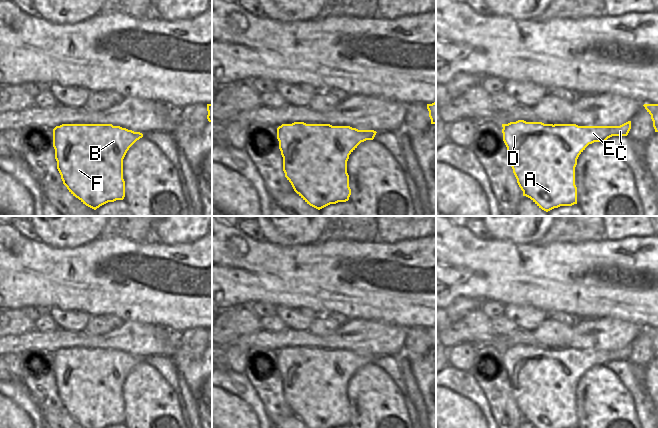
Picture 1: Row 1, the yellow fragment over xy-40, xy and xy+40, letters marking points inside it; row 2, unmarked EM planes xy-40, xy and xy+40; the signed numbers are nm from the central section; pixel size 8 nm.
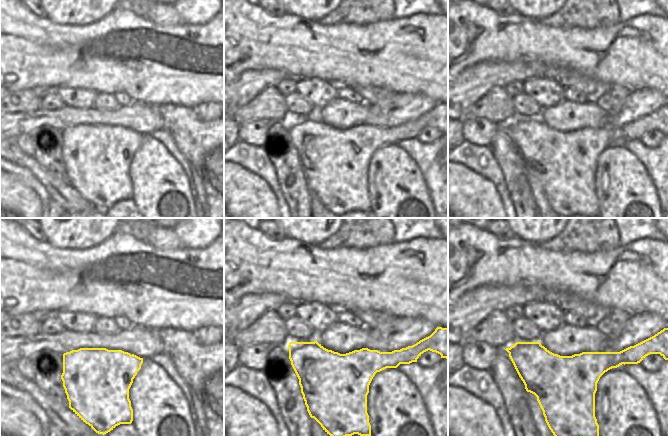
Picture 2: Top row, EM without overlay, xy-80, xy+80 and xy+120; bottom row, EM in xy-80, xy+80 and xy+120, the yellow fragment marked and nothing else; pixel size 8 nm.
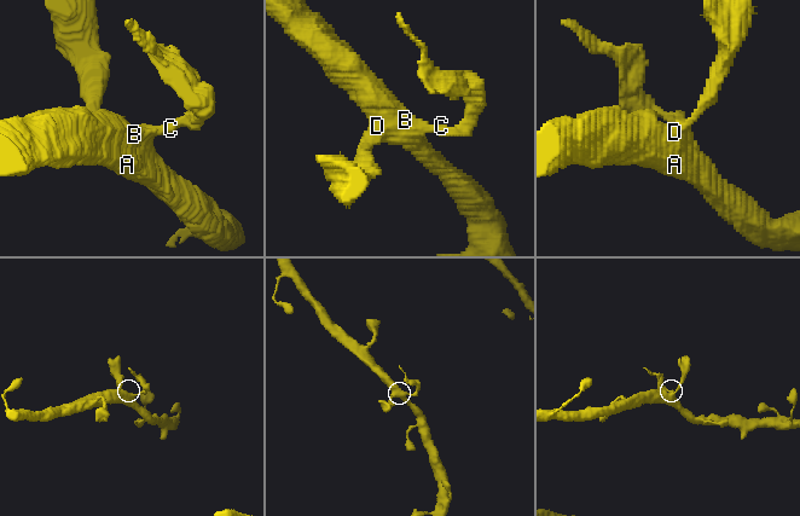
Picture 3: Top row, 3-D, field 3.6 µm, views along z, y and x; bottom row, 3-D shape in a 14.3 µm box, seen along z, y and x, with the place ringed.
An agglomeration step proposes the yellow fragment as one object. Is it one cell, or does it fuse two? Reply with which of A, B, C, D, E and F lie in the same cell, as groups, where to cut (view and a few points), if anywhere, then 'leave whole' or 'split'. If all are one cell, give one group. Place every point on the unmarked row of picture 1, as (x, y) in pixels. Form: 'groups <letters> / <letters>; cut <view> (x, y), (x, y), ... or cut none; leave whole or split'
groups A B D F / C E; cut xy+40 (540, 355), (546, 359), (565, 361), (573, 368), (588, 368); split

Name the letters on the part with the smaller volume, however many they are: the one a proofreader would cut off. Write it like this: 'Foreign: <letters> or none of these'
Foreign: C, E

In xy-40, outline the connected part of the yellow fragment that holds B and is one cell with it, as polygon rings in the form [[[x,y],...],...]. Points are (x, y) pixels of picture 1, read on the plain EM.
[[[62,348],[53,353],[57,393],[63,408],[83,428],[106,428],[124,423],[123,383],[133,368],[130,366],[126,369],[123,357],[114,354],[112,348]]]

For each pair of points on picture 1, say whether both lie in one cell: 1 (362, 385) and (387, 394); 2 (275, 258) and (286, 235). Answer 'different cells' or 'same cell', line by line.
1: same cell
2: different cells

